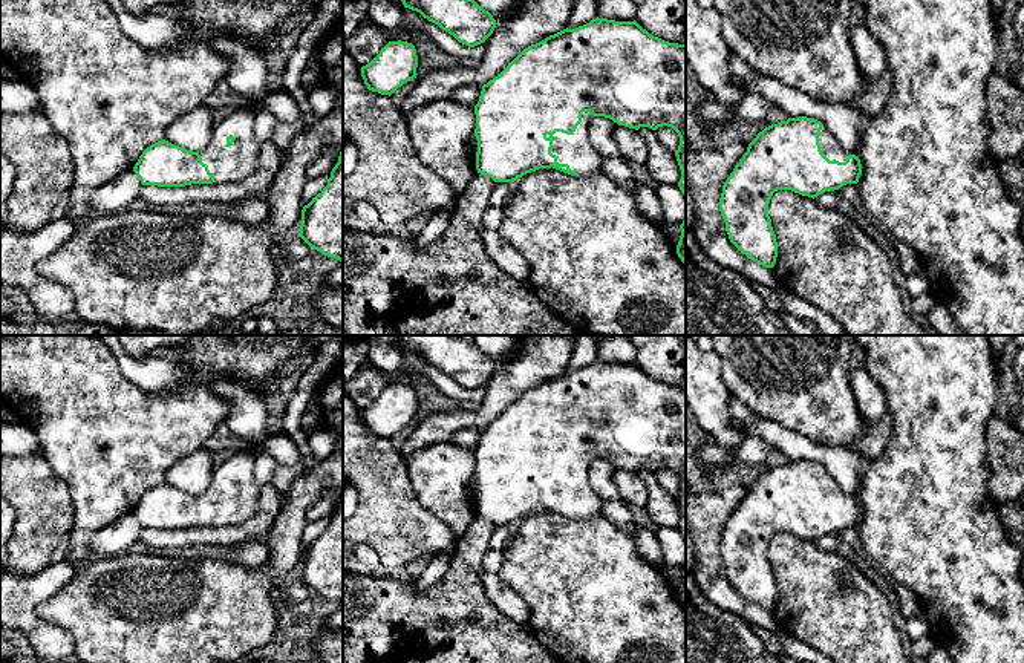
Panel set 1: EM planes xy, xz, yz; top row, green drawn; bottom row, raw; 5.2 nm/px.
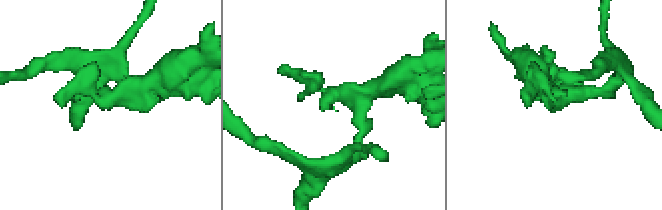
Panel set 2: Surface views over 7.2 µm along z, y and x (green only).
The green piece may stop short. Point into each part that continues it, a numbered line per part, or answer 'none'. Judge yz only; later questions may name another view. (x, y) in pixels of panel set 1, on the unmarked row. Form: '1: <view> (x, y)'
1: yz (830, 489)

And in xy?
1: xy (231, 507)

